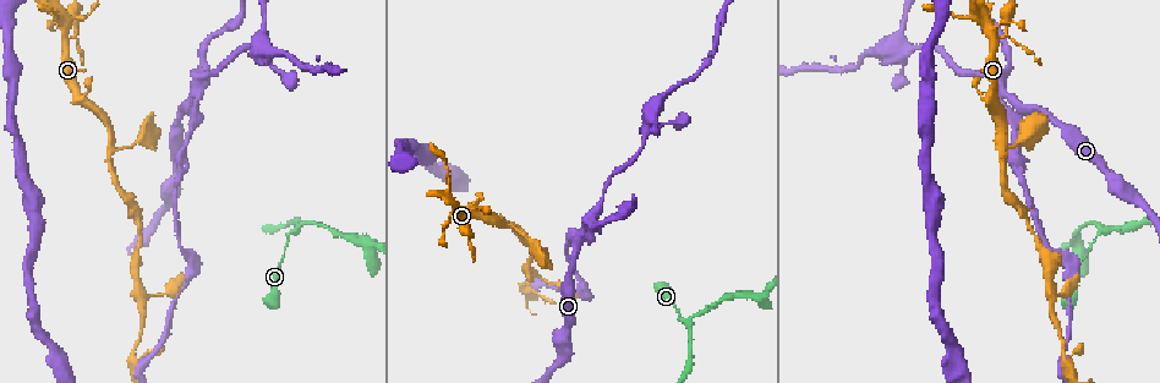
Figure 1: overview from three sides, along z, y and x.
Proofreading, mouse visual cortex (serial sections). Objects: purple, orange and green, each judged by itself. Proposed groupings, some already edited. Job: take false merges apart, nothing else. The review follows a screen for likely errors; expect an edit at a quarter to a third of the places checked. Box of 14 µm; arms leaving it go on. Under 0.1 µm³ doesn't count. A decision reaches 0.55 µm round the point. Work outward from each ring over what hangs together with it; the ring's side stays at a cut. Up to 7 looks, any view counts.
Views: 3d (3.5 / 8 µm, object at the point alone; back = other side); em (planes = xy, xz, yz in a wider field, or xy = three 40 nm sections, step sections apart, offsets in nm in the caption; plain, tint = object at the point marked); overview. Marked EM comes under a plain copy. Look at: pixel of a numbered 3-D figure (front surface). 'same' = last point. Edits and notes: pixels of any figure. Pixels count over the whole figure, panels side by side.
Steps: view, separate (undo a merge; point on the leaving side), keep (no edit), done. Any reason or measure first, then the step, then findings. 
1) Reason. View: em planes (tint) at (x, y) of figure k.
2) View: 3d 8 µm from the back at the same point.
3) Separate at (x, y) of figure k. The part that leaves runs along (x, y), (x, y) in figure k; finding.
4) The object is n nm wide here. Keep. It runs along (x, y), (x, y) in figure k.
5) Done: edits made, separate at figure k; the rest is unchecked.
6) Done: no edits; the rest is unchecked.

Arms part here. View: em planes (tint) at (590, 218) of figure 1.

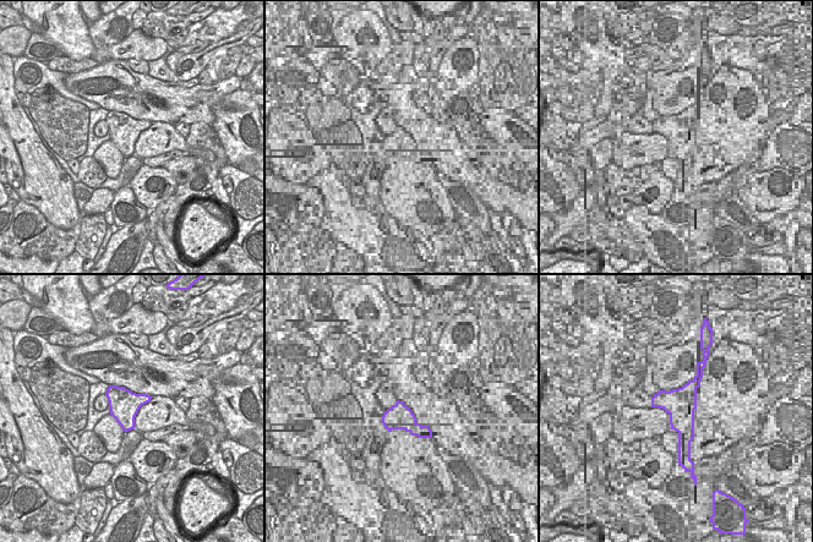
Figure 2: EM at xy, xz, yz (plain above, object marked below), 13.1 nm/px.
View: 3d 3.5 µm at the same point.

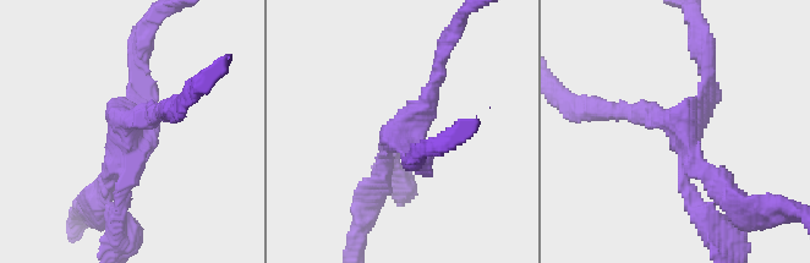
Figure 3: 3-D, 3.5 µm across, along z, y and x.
The object is 400 nm wide here. Separate at (140, 65) of figure 3. The part that leaves runs along (111, 207), (124, 230), (124, 248) in figure 3; a second cell is stuck on.

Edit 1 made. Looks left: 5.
View: overview.

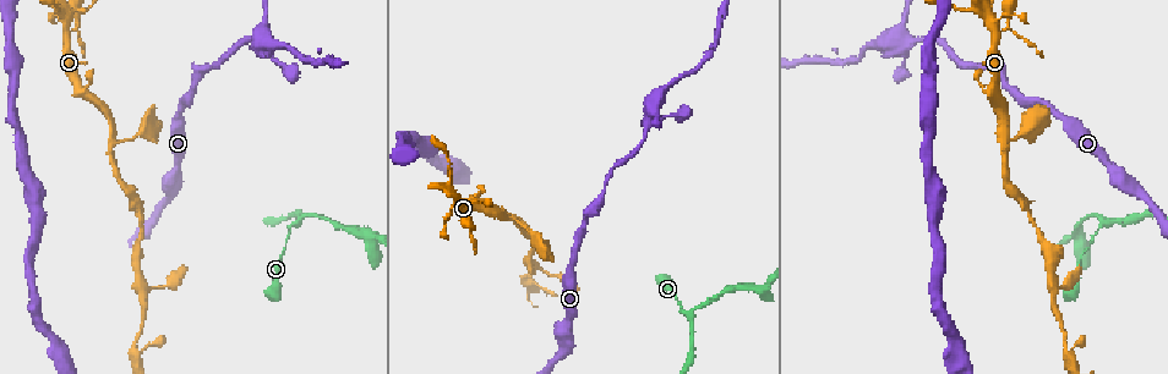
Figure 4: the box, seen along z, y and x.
Branch point. View: 3d 3.5 µm at (296, 222) of figure 4.

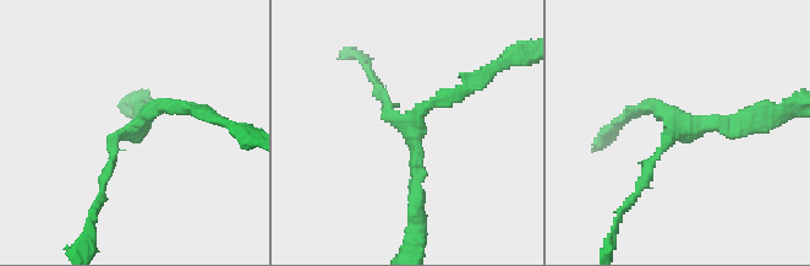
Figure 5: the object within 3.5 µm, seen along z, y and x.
3 arms meet here; the arms are 150, 200, 200 nm wide. View: em xy step 2 (tint) at (127, 132) of figure 5.

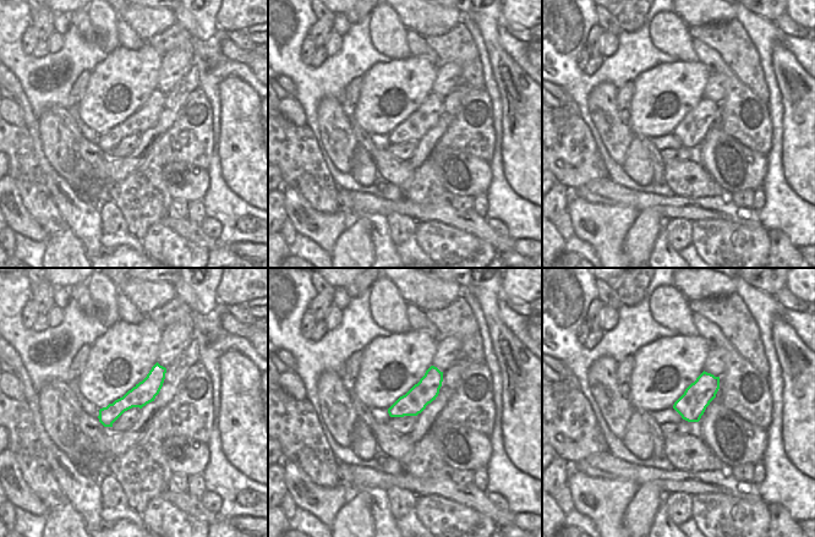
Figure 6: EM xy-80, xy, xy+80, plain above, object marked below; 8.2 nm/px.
Keep. It runs along (102, 191), (116, 135), (158, 104), (192, 108) in figure 5; continuous, no second cell.

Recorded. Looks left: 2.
Four-way junction. View: 3d 8 µm at (905, 42) of figure 4.

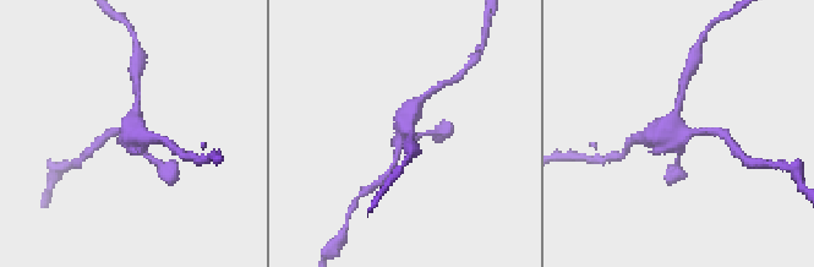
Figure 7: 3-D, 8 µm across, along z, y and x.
Zoom in. View: 3d 3.5 µm at (680, 133) of figure 7.

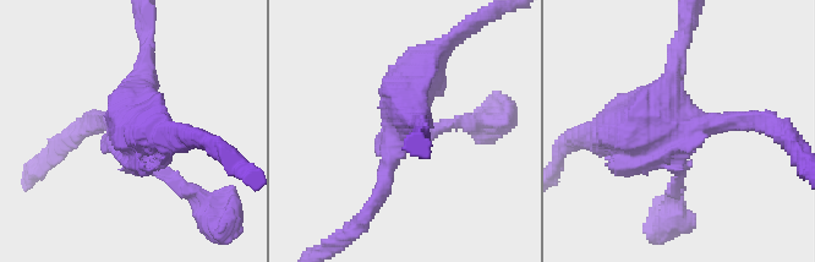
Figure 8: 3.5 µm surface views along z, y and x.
Separate at (181, 185) of figure 8. The part that leaves runs along (138, 157), (191, 187), (222, 225) in figure 8; a second cell is stuck on.

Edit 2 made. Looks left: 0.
Done: edits made, separate at figure 3, separate at figure 8; the rest is unchecked.

